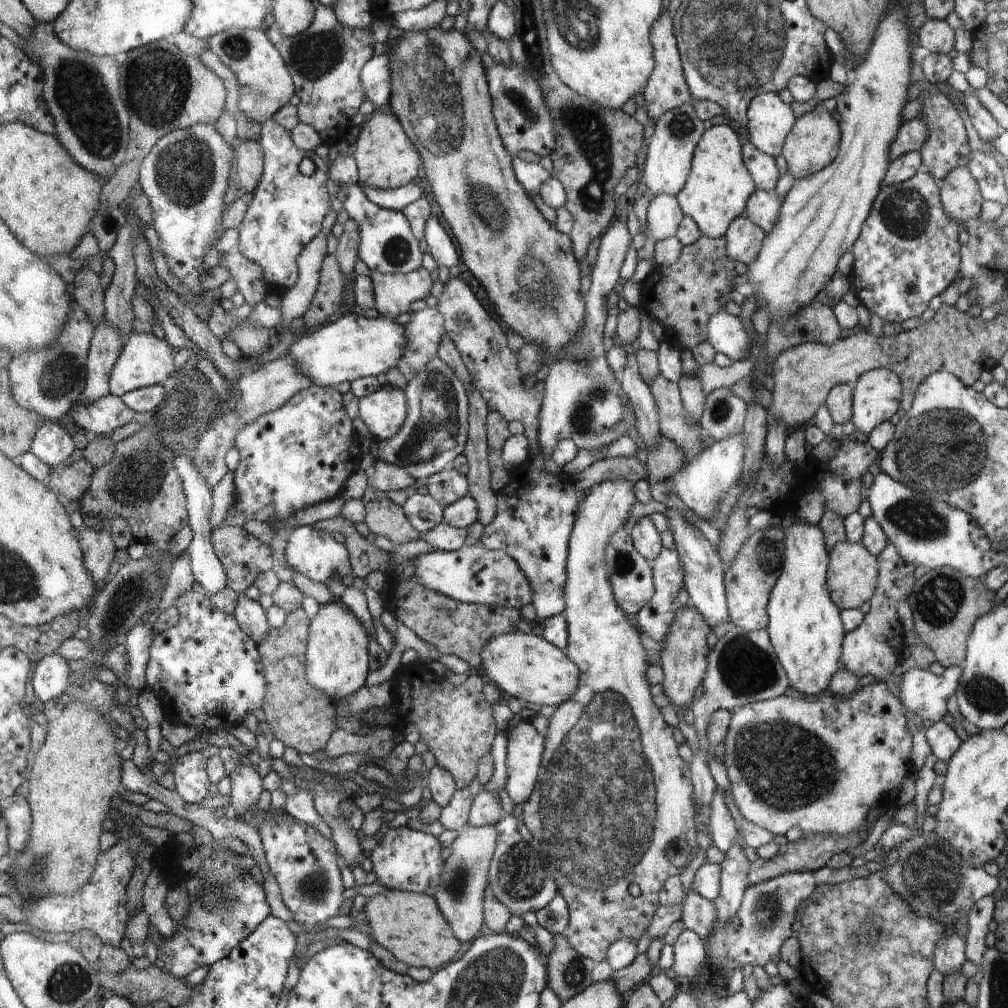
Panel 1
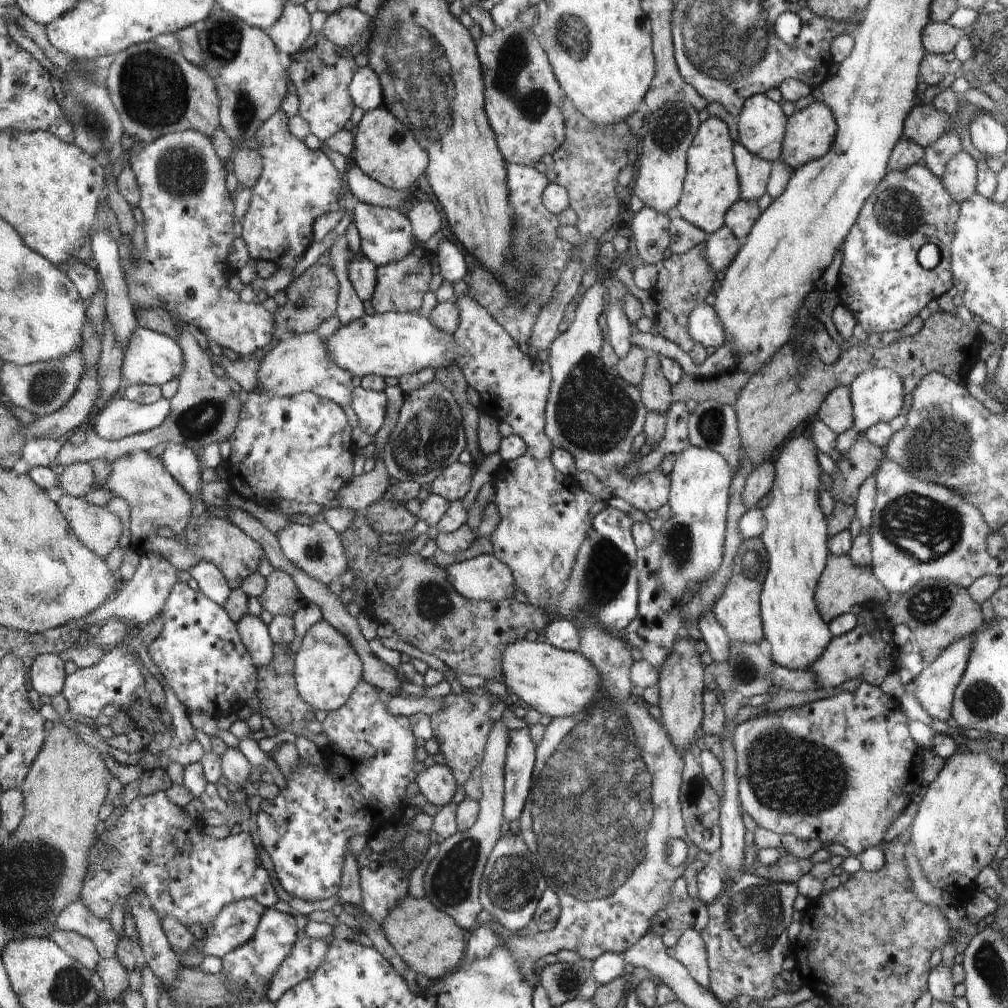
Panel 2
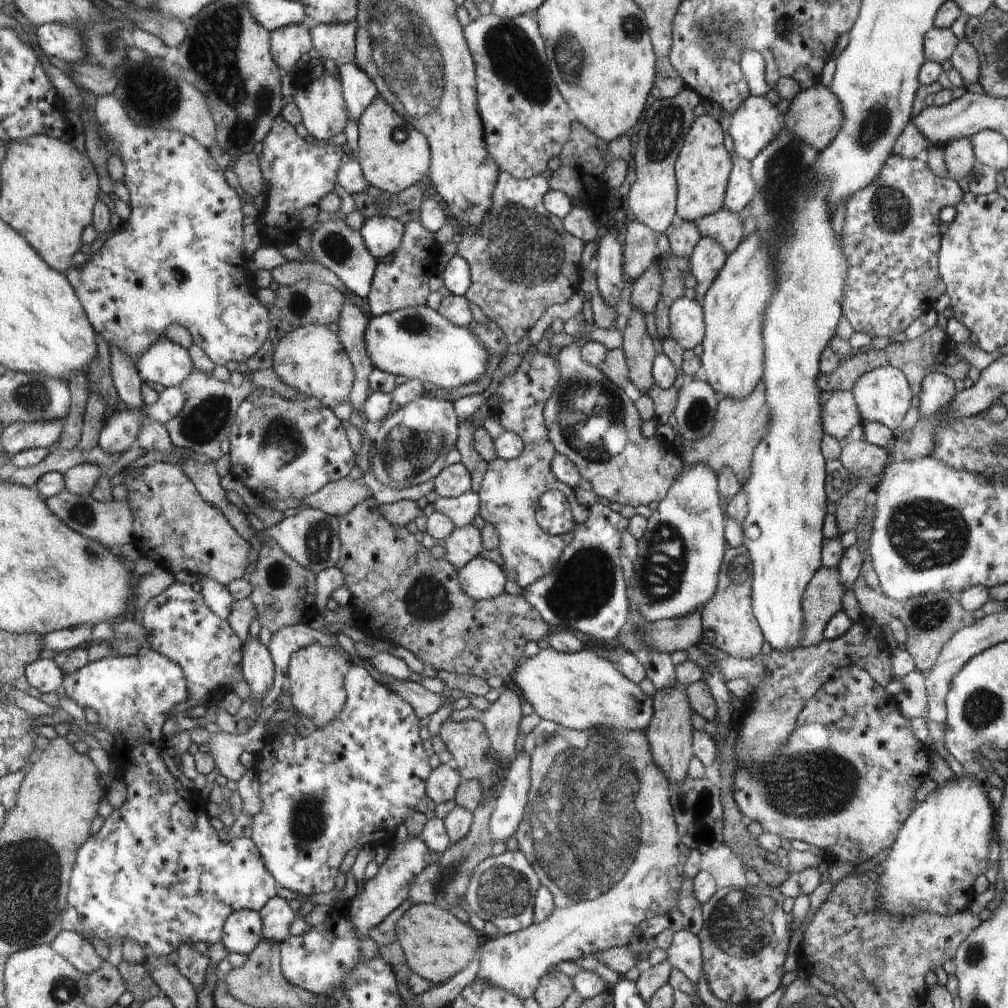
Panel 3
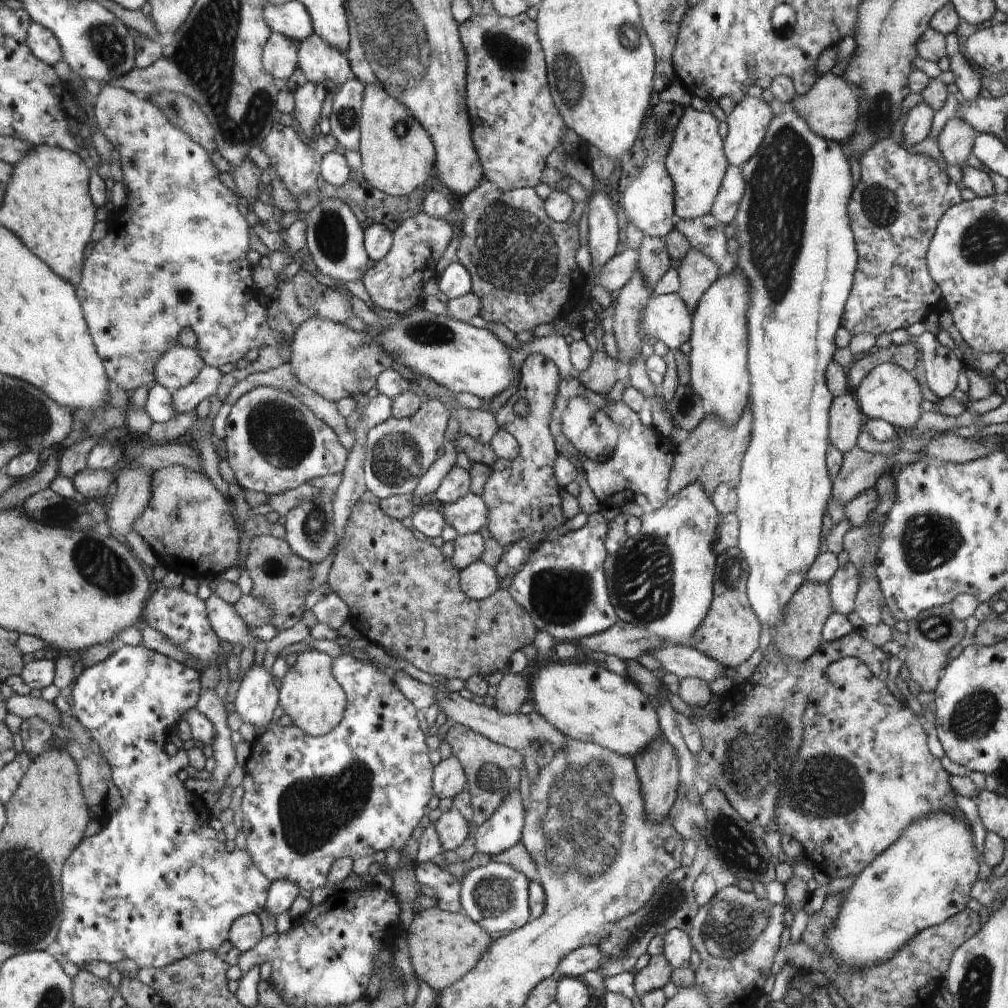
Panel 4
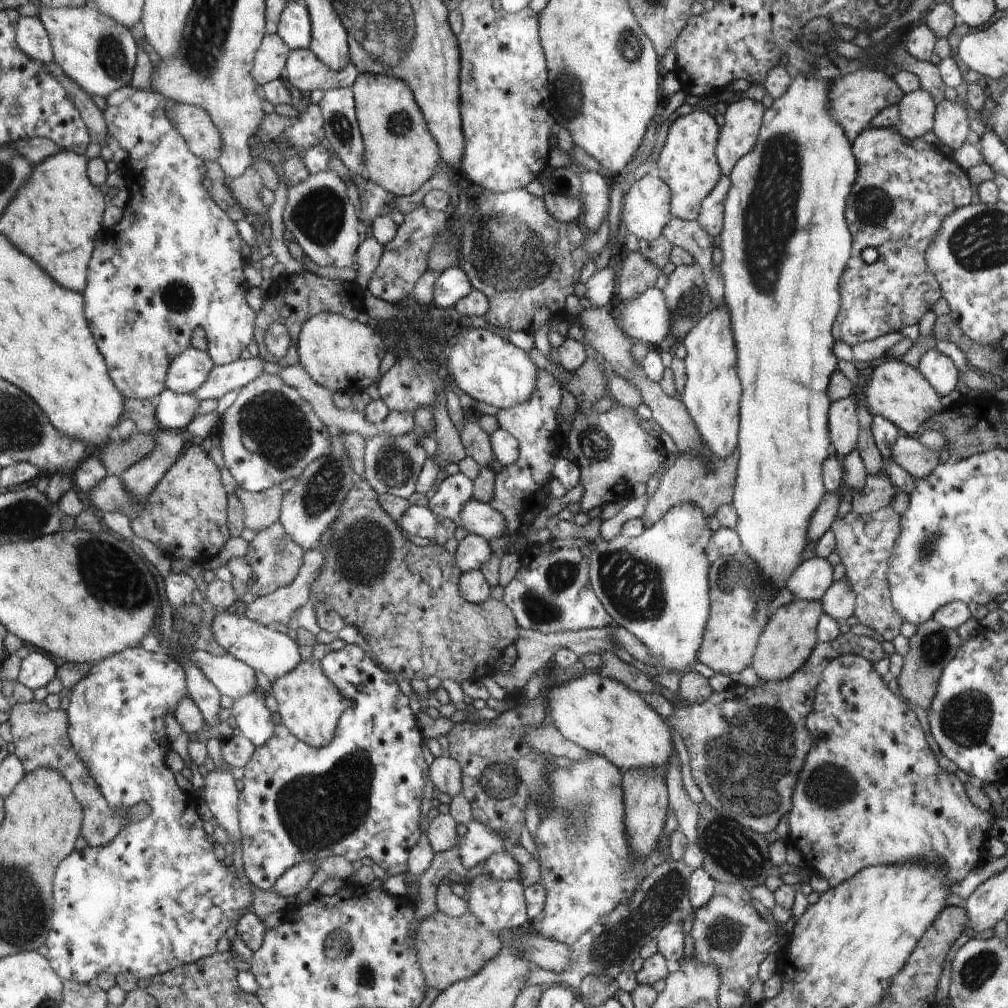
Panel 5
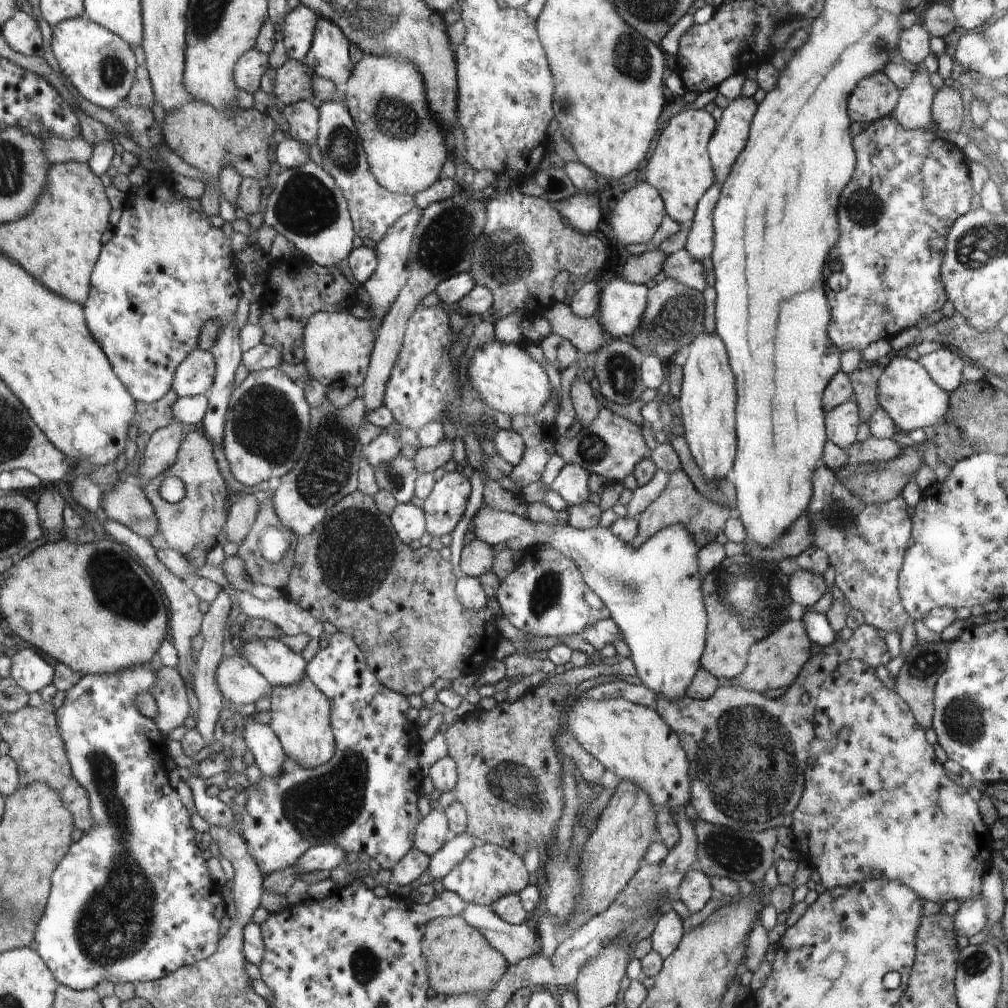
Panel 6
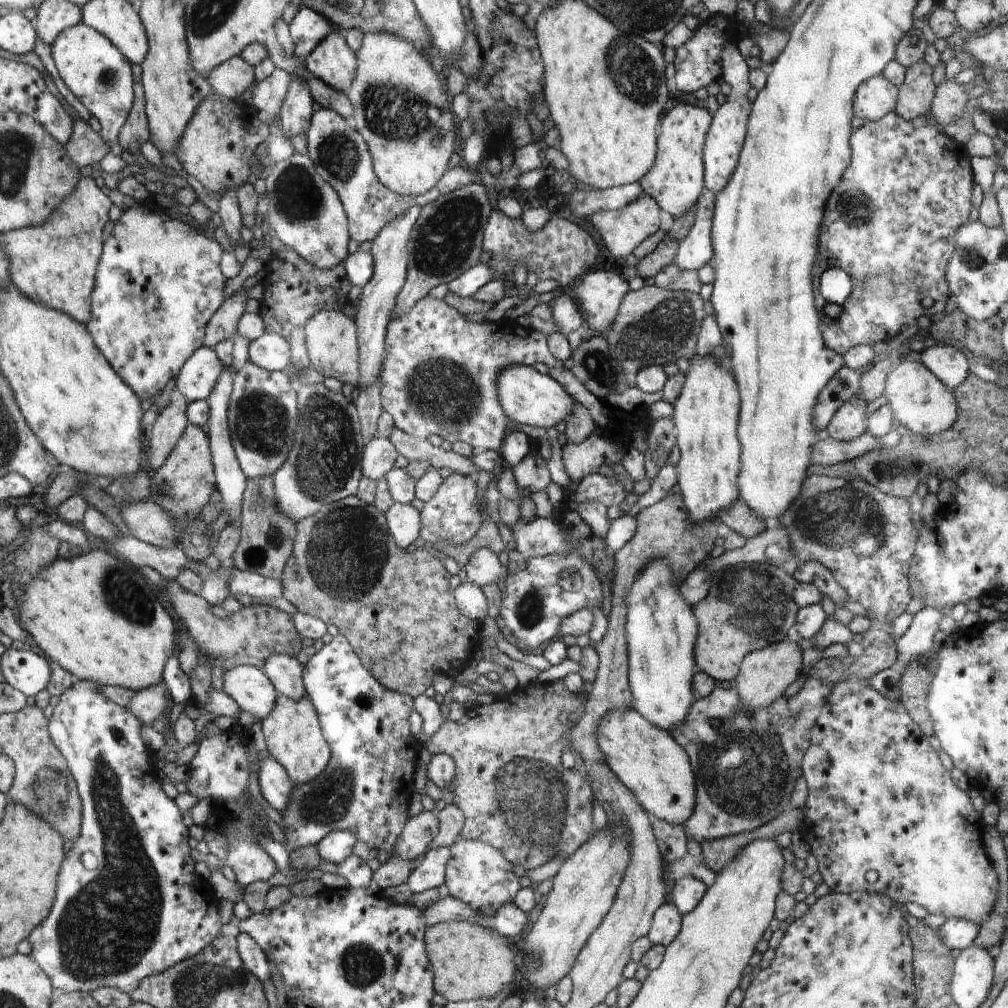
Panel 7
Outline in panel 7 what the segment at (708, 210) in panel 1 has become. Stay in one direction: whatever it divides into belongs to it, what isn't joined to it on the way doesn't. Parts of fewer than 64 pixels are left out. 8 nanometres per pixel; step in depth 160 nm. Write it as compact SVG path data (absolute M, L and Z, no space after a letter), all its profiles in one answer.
M684 103L672 108L660 122L656 164L652 165L639 183L643 192L649 194L674 219L694 210L696 200L704 188L705 162L702 162L702 144L704 134L709 132L710 120L712 116L708 108L704 110Z

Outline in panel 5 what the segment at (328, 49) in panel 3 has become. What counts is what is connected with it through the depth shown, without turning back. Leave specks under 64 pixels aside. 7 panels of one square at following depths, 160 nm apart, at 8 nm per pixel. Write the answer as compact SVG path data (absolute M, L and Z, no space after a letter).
M294 49L288 58L286 68L286 79L293 86L292 90L296 96L303 92L314 92L314 90L327 91L338 88L351 88L354 81L360 78L357 68L350 63L344 69L335 71L308 49Z

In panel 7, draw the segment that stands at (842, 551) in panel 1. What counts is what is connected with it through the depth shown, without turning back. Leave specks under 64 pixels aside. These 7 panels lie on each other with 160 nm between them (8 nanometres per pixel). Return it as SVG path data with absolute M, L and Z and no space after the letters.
M787 636L777 644L775 642L774 645L748 654L742 661L740 672L732 684L743 700L740 704L742 710L746 710L748 705L755 709L762 709L772 704L774 698L784 694L788 684L798 680L800 670L802 670L802 650L798 643L788 639Z

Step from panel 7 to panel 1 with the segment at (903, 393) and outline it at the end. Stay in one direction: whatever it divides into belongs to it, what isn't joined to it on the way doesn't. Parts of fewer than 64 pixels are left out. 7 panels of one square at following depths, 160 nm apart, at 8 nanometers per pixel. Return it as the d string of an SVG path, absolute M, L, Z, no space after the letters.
M872 369L854 384L853 421L856 431L869 435L900 408L901 379L890 369Z

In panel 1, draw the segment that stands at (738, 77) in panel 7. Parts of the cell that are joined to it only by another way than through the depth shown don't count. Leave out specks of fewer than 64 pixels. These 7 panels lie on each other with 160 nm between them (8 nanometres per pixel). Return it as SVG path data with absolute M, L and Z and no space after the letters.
M760 93L753 98L752 104L748 110L749 124L744 132L751 135L750 142L762 152L770 156L778 156L783 154L782 144L784 138L788 137L796 125L797 118L790 106L784 104L784 100L780 100L780 96L776 98L776 93Z

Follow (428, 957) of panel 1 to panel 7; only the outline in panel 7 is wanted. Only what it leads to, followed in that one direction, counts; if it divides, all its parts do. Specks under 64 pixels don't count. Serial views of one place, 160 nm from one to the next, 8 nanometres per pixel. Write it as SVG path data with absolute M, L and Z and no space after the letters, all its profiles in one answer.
M439 922L428 926L426 950L430 950L430 962L434 962L434 974L438 974L438 978L434 978L434 986L438 986L438 994L442 994L448 1001L469 1001L494 997L502 989L508 988L516 972L516 966L512 962L512 952L504 946L506 941L508 940L494 930L467 922Z

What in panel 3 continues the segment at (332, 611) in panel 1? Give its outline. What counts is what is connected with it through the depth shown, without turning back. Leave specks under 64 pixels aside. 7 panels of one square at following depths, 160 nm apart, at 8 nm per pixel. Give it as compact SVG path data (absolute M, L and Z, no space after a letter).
M314 643L297 650L286 666L286 685L291 694L293 708L312 719L317 727L333 722L345 708L345 701L348 700L345 674L349 672L350 667L348 653L342 649Z

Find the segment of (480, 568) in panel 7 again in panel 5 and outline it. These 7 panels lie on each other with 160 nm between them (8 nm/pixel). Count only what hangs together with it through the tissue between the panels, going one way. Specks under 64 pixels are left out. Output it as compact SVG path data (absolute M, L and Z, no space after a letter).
M467 535L459 541L456 552L463 574L479 569L491 557L492 549L483 536Z

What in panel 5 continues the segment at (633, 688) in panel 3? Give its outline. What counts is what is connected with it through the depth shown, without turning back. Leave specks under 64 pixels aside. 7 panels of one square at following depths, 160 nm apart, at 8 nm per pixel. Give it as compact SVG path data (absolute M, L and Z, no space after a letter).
M590 673L578 678L570 679L562 684L553 685L547 692L550 701L550 716L552 722L567 739L585 747L590 753L596 753L609 759L614 766L622 772L628 769L669 768L672 761L672 736L670 728L666 726L664 717L658 716L656 711L641 697L640 694L630 690L622 682L602 676L600 673Z

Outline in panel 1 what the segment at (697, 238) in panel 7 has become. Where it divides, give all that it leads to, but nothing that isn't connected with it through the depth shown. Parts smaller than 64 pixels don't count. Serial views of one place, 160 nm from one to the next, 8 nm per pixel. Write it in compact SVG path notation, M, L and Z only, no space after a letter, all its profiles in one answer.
M742 142L742 154L745 154L745 165L753 175L756 189L774 191L780 176L774 157L758 150L751 142Z

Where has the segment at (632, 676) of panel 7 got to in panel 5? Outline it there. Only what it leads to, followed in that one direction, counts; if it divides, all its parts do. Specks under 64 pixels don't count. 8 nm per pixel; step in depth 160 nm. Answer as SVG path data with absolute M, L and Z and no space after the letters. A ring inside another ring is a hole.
M476 499L464 506L456 524L466 528L470 535L483 536L487 541L506 534L505 518L501 512L494 510L490 503ZM694 503L673 506L660 521L645 528L641 535L618 535L612 541L598 536L589 554L589 579L594 592L613 617L612 625L624 627L638 637L657 658L656 668L661 672L680 671L697 660L704 629L711 607L709 597L709 568L704 556L712 532L708 530L705 511Z

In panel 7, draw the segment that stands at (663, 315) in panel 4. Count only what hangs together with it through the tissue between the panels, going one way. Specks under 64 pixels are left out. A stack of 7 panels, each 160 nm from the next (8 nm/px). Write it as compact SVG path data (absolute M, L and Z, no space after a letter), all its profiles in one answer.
M588 271L571 294L578 299L584 318L592 330L603 335L611 329L619 313L626 293L630 291L628 281L613 271Z

